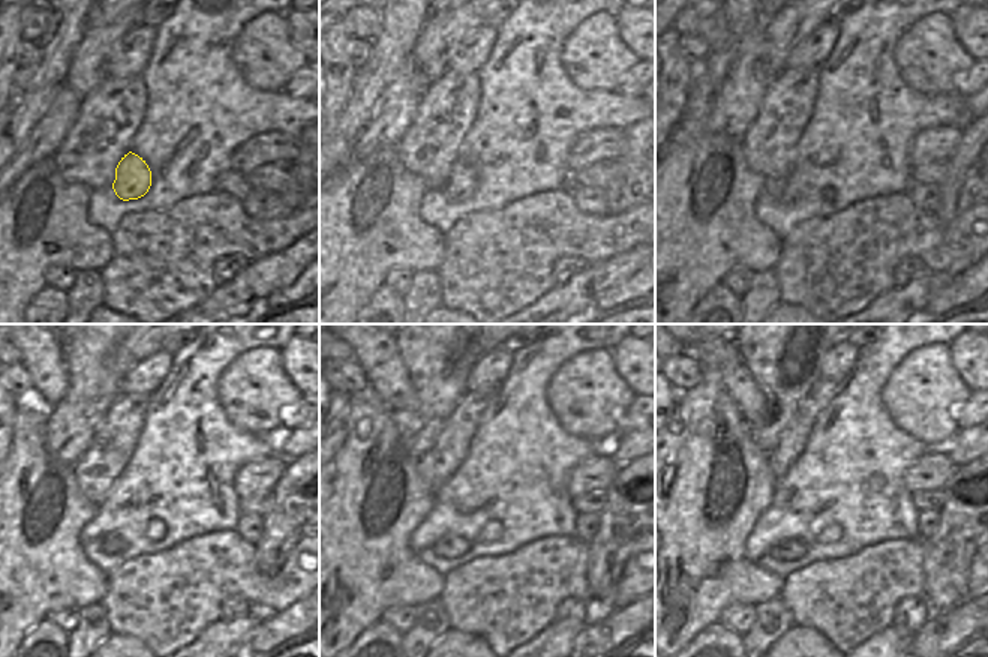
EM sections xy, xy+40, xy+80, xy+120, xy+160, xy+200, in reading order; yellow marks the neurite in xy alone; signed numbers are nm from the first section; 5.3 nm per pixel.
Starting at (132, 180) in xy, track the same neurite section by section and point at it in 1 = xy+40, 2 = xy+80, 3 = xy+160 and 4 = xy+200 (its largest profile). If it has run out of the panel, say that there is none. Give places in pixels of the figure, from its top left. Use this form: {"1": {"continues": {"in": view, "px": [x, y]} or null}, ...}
{"1": {"continues": {"in": "xy+40", "px": [462, 183]}}, "2": {"continues": {"in": "xy+80", "px": [793, 186]}}, "3": {"continues": {"in": "xy+160", "px": [450, 546]}}, "4": {"continues": {"in": "xy+200", "px": [789, 549]}}}

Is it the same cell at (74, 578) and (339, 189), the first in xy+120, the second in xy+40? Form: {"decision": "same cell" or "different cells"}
{"decision": "same cell"}

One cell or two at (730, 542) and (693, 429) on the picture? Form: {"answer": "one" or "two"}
{"answer": "one"}

